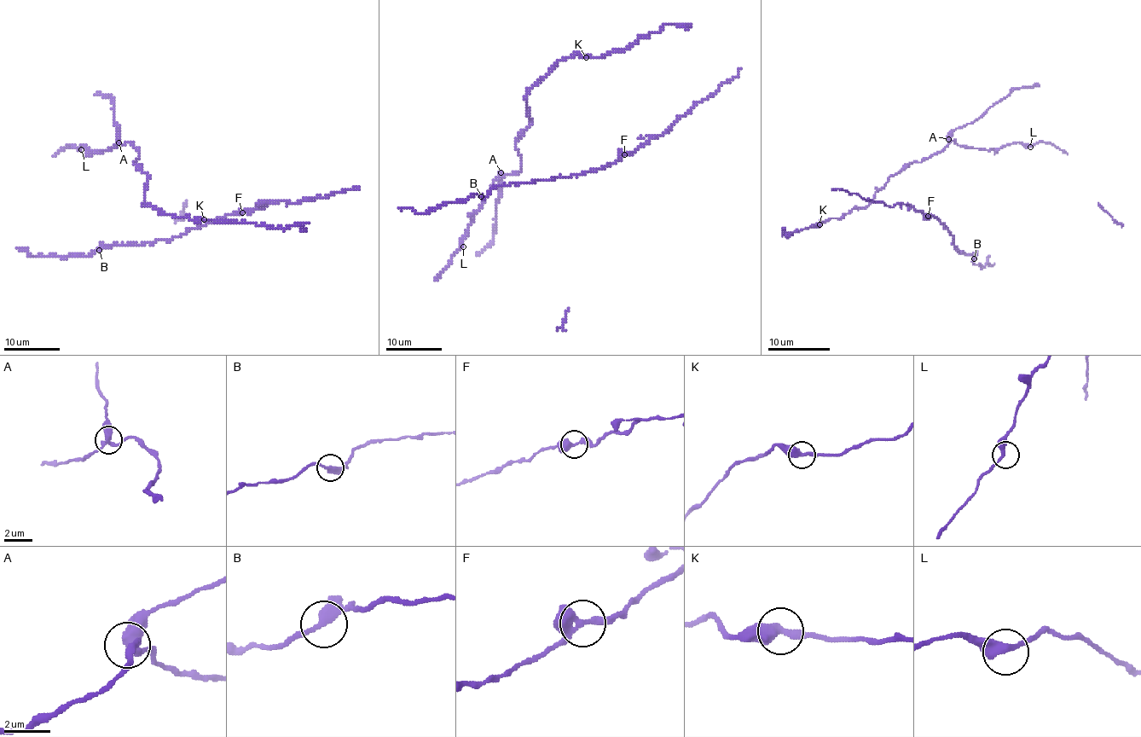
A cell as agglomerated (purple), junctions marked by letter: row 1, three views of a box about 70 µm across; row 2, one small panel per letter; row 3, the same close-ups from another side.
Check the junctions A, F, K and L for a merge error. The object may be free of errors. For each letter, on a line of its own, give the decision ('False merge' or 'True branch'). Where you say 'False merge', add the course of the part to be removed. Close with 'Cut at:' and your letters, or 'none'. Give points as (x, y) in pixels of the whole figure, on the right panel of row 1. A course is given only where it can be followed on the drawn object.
A: True branch
F: True branch
K: True branch
L: True branch
Cut at: none

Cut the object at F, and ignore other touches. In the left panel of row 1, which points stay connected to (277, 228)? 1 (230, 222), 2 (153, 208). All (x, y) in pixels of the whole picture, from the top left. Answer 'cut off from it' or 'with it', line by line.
1: with it
2: with it

